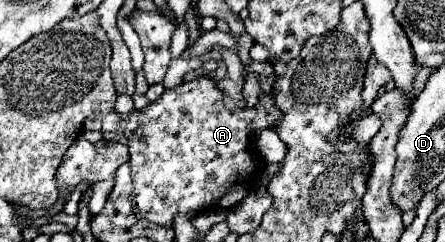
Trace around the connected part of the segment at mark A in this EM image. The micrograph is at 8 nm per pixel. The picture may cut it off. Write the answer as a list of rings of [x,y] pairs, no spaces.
[[[251,60],[251,62],[249,62],[249,68],[245,68],[245,72],[247,72],[247,70],[257,72],[259,82],[261,82],[261,96],[259,96],[259,98],[261,98],[263,102],[261,102],[257,108],[245,108],[245,110],[229,112],[229,110],[225,110],[225,106],[223,106],[223,92],[215,88],[215,80],[209,80],[209,78],[195,78],[195,80],[191,80],[191,82],[183,82],[183,84],[179,84],[179,86],[175,86],[175,88],[165,90],[155,102],[151,102],[151,104],[145,106],[143,110],[133,110],[133,112],[129,112],[129,114],[119,114],[117,110],[107,112],[107,114],[105,114],[105,112],[95,112],[95,114],[91,114],[91,116],[83,122],[83,130],[119,132],[119,134],[125,134],[130,140],[130,145],[128,145],[128,147],[130,152],[131,174],[133,174],[133,192],[135,192],[133,210],[135,210],[137,216],[141,216],[141,218],[145,218],[145,220],[149,220],[149,222],[161,224],[161,226],[171,226],[171,220],[173,220],[175,214],[185,214],[185,216],[193,218],[195,212],[201,212],[201,210],[205,210],[205,208],[225,208],[225,210],[227,210],[227,208],[231,208],[231,206],[235,206],[235,204],[239,204],[239,202],[243,200],[243,196],[245,196],[247,190],[251,188],[253,178],[255,178],[255,174],[257,174],[257,170],[259,170],[259,162],[255,160],[255,156],[253,156],[253,152],[251,152],[251,148],[249,148],[251,134],[253,134],[255,128],[271,128],[273,122],[281,118],[281,114],[279,114],[279,110],[275,108],[273,100],[269,100],[271,86],[273,86],[273,82],[275,82],[275,76],[273,76],[273,72],[271,72],[271,64],[267,64],[267,62],[253,62],[253,60]]]

